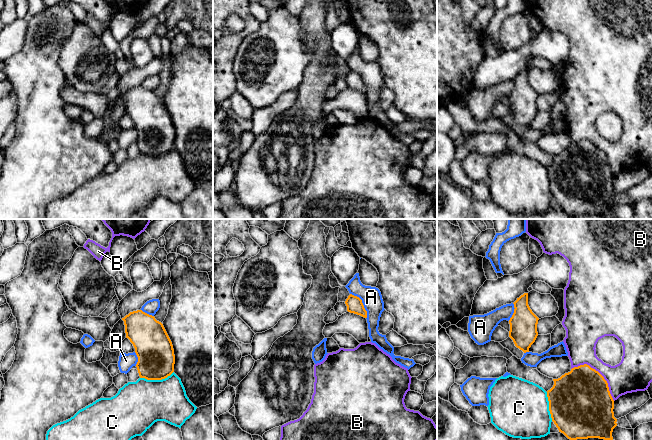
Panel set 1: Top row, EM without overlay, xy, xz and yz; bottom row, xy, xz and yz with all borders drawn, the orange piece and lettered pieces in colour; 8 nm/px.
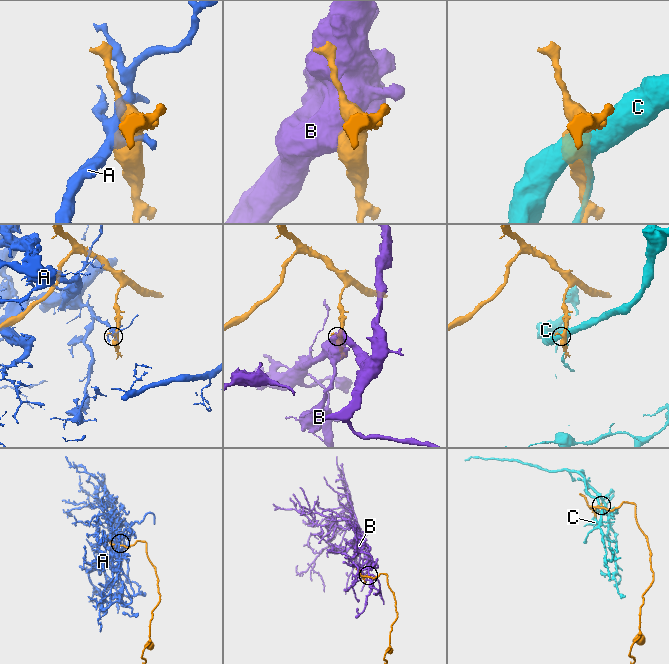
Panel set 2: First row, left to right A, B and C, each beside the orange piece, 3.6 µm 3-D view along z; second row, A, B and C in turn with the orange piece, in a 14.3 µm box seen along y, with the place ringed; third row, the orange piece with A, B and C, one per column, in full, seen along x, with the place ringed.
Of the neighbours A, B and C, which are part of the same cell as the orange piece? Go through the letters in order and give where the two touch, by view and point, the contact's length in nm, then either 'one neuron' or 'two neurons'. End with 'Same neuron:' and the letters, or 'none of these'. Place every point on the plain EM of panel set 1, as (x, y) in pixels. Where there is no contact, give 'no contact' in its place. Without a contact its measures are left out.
A: meets orange in xz at (362, 80); contact 240 nm long; two neurons
B: meets orange in yz at (599, 149); contact 440 nm long; two neurons
C: meets orange in xy at (156, 155); contact 280 nm long; two neurons
Same neuron: none of these

